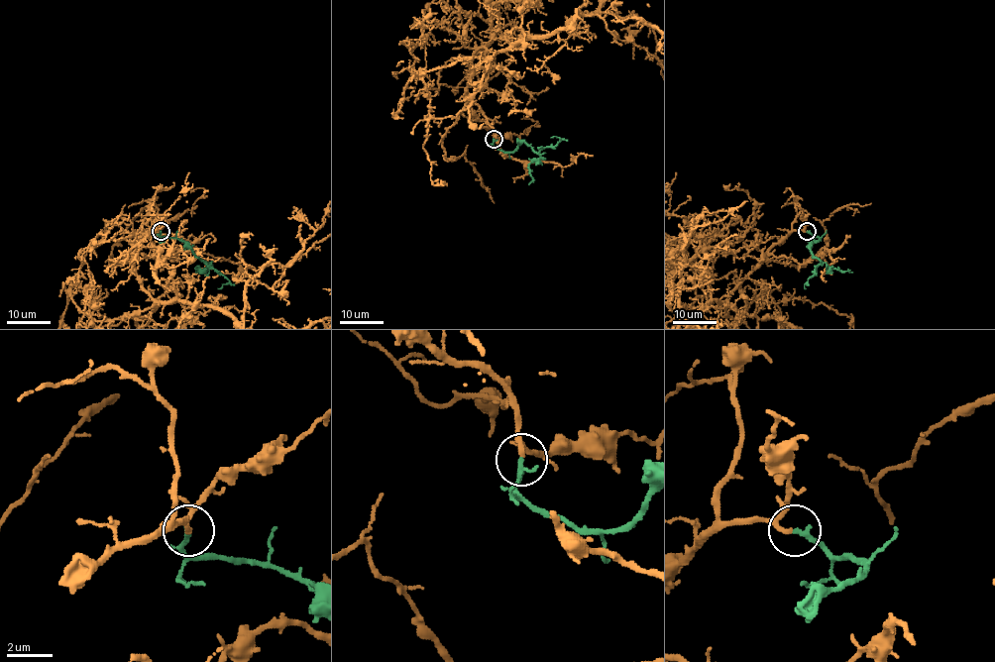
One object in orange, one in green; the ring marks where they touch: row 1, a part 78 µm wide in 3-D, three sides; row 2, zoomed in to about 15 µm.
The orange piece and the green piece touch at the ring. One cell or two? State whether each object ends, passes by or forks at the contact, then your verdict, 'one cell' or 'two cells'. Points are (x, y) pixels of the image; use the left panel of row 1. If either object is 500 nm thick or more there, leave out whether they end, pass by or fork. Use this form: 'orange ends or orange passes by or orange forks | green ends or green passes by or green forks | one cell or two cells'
orange passes by | green ends | one cell

